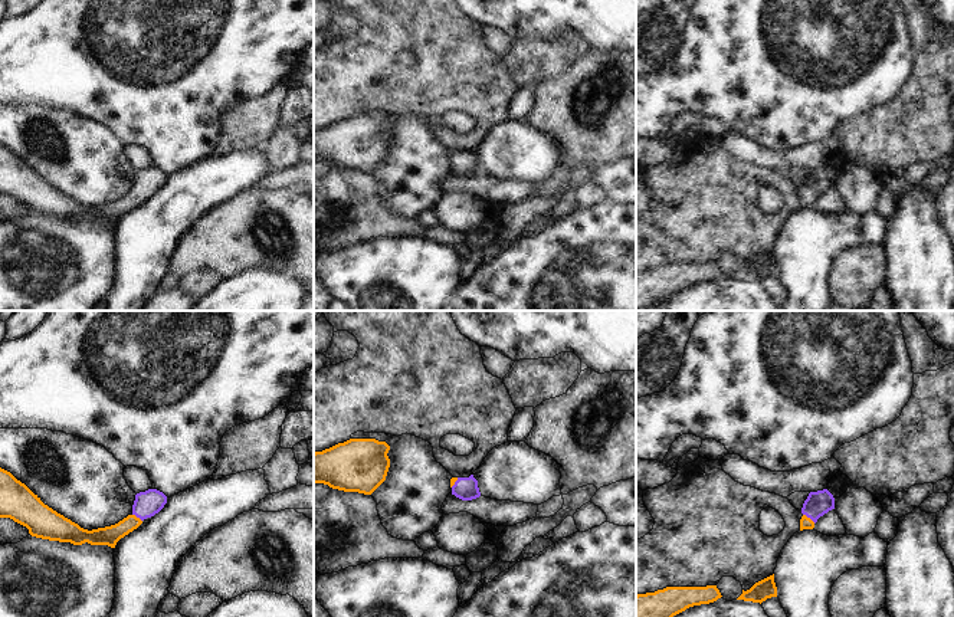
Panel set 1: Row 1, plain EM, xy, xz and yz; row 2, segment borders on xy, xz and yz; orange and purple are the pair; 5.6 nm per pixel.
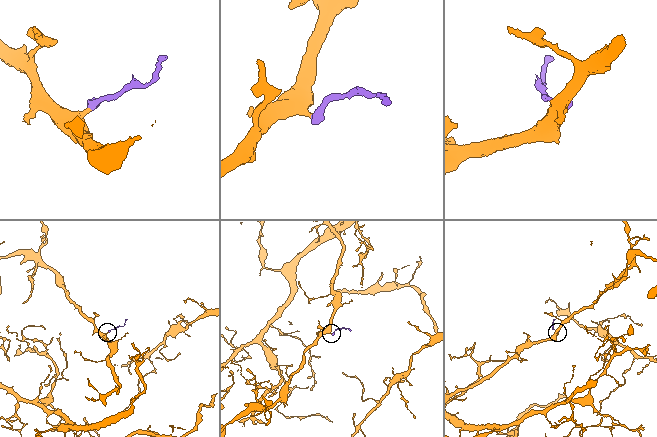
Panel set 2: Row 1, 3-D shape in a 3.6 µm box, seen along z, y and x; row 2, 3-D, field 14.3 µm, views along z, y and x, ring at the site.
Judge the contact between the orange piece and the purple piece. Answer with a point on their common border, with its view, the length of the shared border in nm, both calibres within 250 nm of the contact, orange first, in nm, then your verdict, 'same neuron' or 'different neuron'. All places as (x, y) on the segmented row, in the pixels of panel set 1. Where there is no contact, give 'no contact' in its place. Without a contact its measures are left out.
contact yz (809, 518); length 90 nm; calibres 70 and 140 nm; same neuron

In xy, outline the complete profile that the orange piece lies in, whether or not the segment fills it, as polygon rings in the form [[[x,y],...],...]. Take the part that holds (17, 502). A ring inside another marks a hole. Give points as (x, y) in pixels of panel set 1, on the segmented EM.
[[[0,467],[0,518],[13,519],[26,526],[32,536],[42,539],[115,548],[121,538],[137,529],[144,519],[158,513],[165,503],[167,496],[157,489],[140,492],[131,515],[115,525],[88,531],[45,505],[24,483]]]

